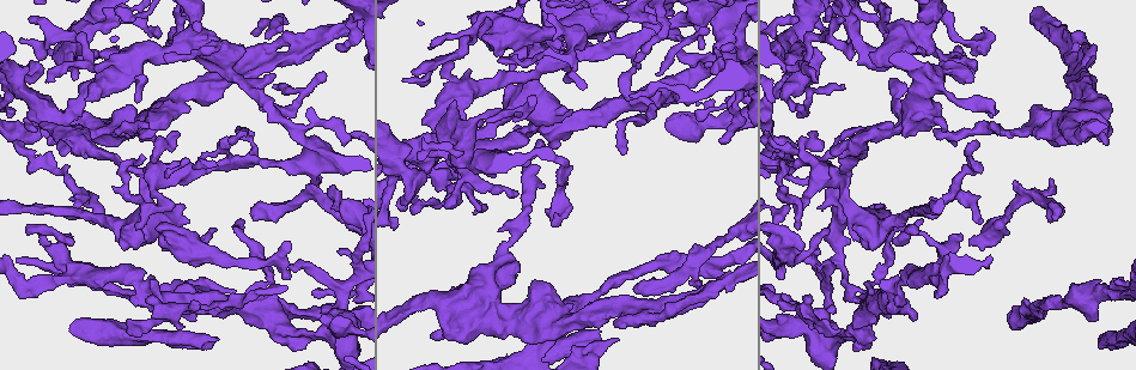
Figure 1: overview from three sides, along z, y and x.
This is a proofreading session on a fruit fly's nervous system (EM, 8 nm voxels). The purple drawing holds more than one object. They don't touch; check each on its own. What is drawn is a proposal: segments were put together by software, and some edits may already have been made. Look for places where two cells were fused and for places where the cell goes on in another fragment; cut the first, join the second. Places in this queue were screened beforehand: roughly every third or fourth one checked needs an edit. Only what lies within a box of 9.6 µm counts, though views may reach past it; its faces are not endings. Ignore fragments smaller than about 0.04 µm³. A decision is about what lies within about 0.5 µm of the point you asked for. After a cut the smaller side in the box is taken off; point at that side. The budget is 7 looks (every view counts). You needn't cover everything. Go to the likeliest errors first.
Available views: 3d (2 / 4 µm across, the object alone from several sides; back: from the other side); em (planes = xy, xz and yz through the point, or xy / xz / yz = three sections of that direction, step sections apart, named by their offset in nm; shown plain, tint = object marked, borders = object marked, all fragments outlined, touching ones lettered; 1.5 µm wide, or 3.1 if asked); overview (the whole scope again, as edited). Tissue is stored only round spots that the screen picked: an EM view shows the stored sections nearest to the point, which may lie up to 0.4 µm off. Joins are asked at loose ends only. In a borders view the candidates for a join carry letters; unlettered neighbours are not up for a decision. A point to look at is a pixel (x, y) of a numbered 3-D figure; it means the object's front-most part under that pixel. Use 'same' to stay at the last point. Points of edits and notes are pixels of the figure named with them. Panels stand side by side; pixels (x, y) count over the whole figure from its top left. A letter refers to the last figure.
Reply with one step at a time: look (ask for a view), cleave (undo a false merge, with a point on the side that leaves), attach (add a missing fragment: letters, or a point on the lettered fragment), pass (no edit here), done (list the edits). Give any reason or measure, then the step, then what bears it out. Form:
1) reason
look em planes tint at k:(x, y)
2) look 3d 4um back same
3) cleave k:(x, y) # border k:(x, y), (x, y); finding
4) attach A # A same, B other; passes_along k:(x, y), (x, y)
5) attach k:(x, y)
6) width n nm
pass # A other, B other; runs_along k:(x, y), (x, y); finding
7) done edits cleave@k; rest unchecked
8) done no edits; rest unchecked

free end
look em planes borders at 1:(217, 340)

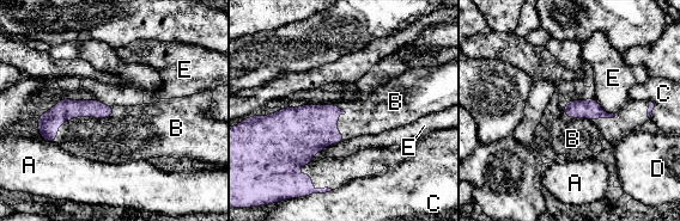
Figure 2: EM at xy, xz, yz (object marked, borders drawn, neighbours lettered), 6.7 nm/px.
attach B # A other, B same, C other, D other, E other; passes_along 2:(310, 128), (339, 108), (376, 110); the cell continues

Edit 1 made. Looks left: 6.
look overview

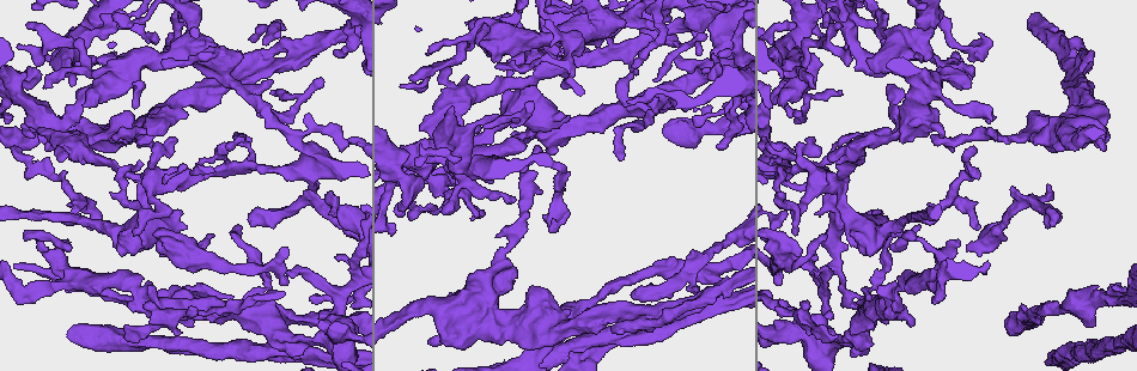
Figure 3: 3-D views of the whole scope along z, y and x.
branch stops here
look em planes tint at 3:(783, 107)

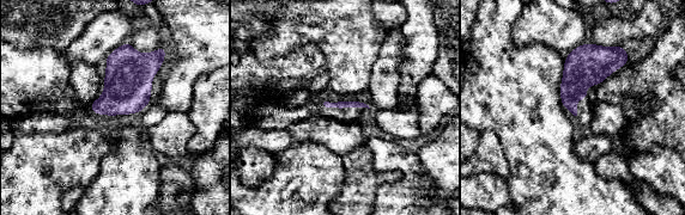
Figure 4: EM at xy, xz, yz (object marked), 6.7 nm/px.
see the neighbours
look em planes borders same

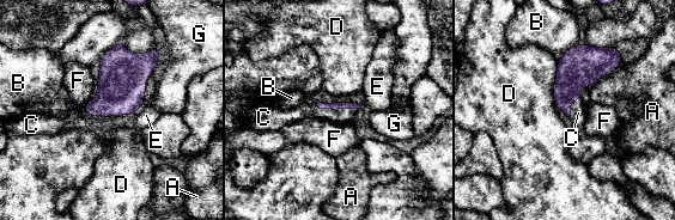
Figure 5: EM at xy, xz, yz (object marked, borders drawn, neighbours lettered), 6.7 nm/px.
attach C # A other, B other, C same, D other, E other, F other, G other; passes_along 5:(334, 105), (340, 108), (342, 116); the cell continues

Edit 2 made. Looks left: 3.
see it whole again
look overview

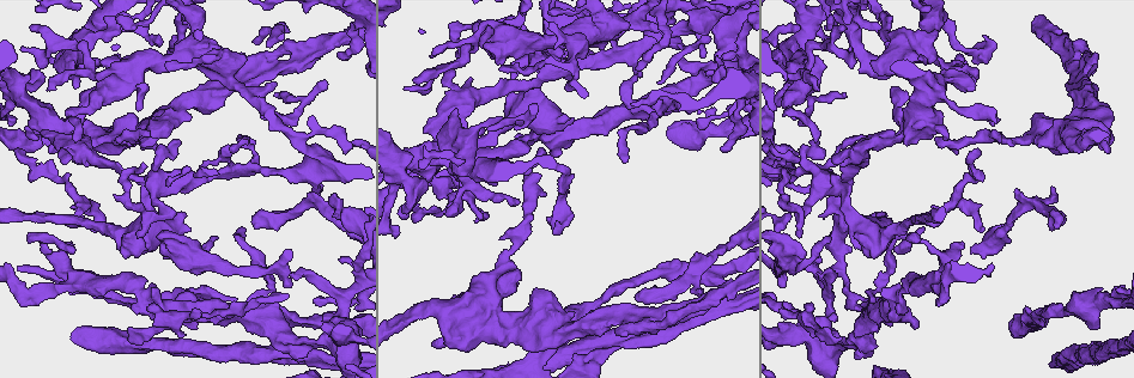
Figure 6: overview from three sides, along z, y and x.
free end
look em planes plain at 6:(1050, 187)

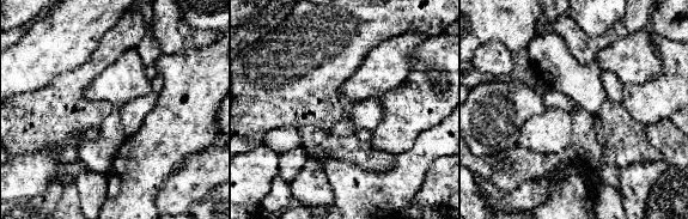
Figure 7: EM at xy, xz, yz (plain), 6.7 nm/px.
see the neighbours
look em planes borders same

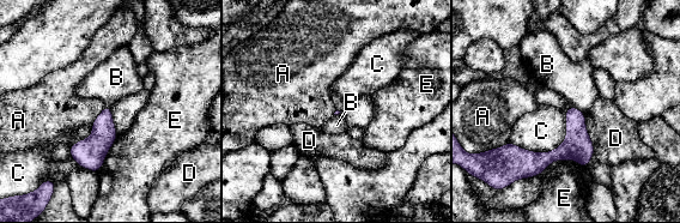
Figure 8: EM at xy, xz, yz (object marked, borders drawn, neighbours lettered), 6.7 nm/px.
pass # A other, B other, C other, D other, E other; border 8:(104, 104), (91, 124); none of them fits

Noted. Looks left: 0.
done edits attach@2, attach@5; rest unchecked

